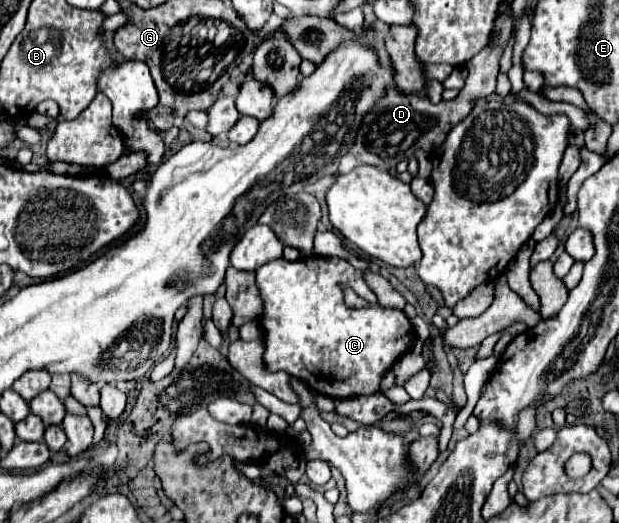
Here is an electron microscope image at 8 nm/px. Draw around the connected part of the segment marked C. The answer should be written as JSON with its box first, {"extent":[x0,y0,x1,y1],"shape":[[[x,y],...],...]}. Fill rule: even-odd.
{"extent":[256,256,416,400],"shape":[[[304,256],[294,262],[286,258],[276,258],[260,268],[256,268],[256,286],[262,298],[262,314],[258,324],[264,330],[264,364],[270,372],[286,372],[298,378],[316,394],[344,400],[354,396],[370,396],[380,390],[380,380],[384,374],[412,348],[416,332],[412,322],[402,310],[382,308],[376,294],[366,286],[362,272],[356,270],[344,258],[330,256]],[[344,286],[352,288],[360,298],[368,302],[366,308],[348,308],[344,302]]]}

